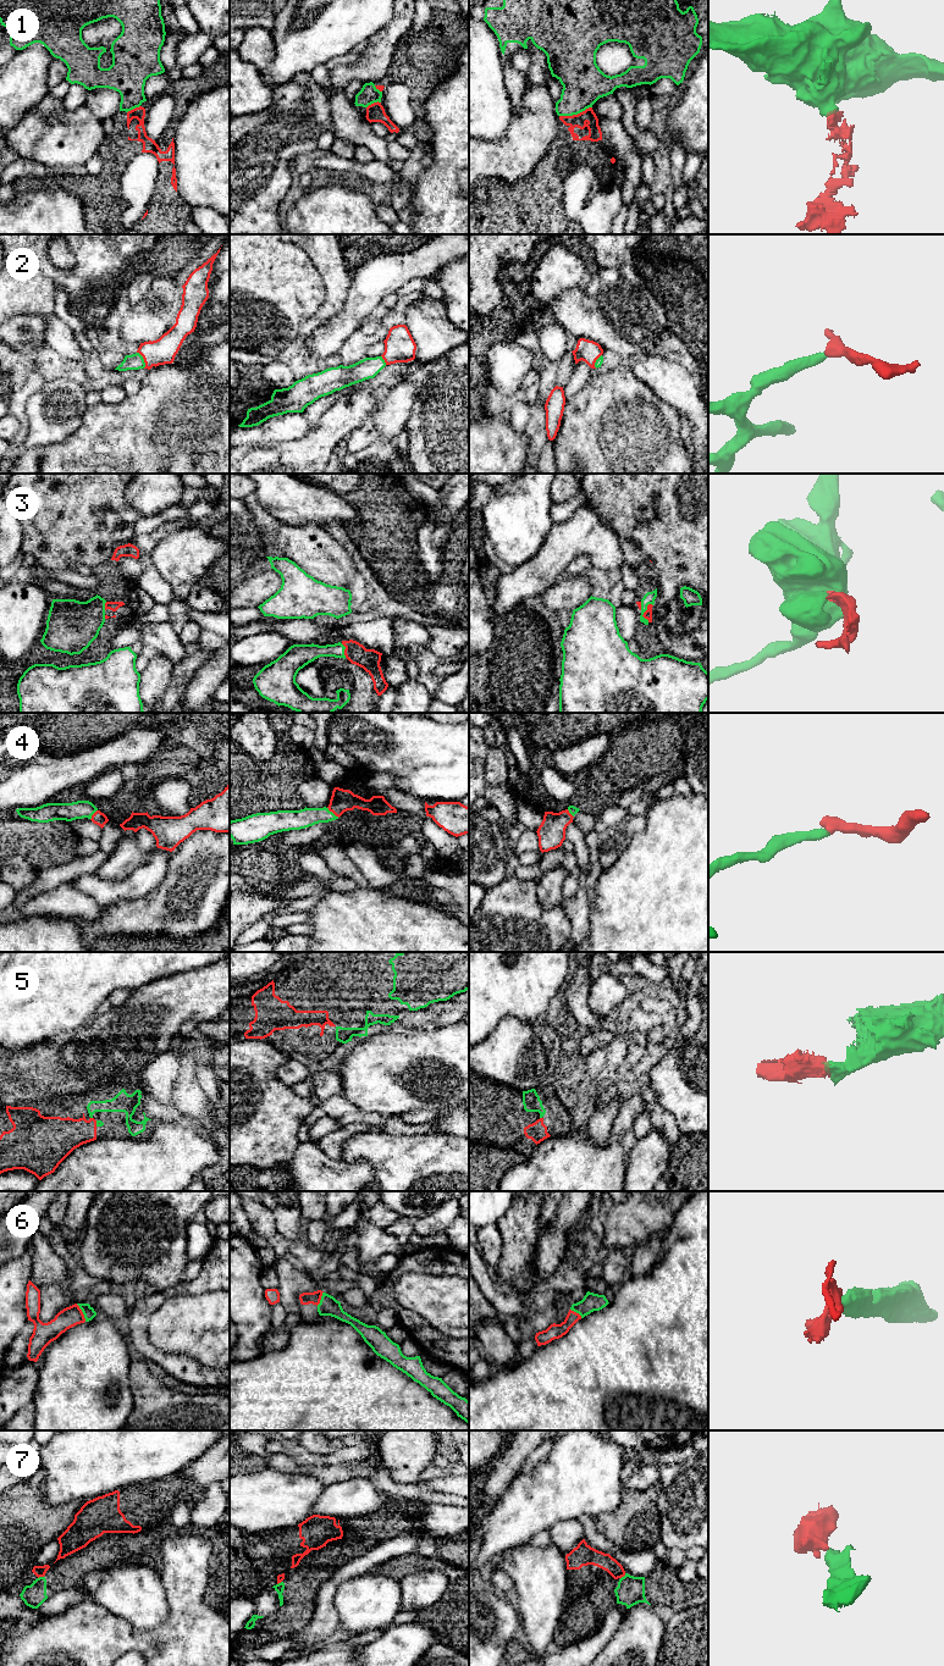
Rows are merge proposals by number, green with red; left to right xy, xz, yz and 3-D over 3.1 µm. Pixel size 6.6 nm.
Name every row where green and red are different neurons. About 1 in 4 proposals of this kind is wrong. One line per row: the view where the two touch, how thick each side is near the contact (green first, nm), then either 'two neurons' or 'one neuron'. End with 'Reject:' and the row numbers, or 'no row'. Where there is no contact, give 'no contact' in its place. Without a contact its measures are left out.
1: contact in yz; calibres 280 and 90 nm; two neurons
2: contact in xy; calibres 110 and 170 nm; one neuron
3: contact in yz; calibres 80 and 60 nm; one neuron
4: contact in xz; calibres 130 and 150 nm; one neuron
5: contact in xy; calibres 50 and 240 nm; one neuron
6: contact in xy; calibres 80 and 140 nm; one neuron
7: contact in yz; calibres 190 and 110 nm; two neurons
Reject: 1, 7

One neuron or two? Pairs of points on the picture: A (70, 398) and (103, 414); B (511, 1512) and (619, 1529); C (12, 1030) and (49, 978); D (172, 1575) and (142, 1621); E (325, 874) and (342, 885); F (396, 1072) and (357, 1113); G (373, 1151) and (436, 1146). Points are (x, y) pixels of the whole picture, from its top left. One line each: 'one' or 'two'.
A: two
B: two
C: one
D: two
E: one
F: two
G: one

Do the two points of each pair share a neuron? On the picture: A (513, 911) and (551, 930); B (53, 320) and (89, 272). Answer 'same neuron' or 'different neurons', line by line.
A: same neuron
B: different neurons

